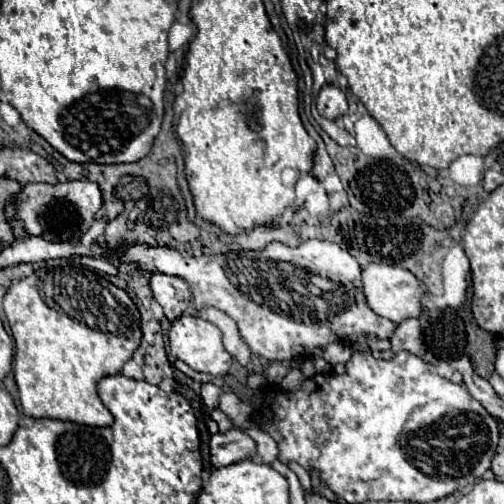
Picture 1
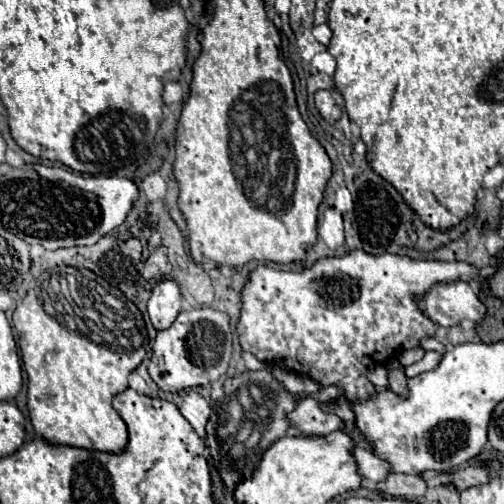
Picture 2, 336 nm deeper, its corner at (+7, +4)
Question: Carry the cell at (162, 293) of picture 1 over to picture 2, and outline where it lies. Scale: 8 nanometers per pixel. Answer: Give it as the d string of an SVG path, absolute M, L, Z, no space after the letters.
M164 279L152 289L152 297L148 301L148 315L156 329L168 329L172 321L176 321L182 311L182 295L174 281Z

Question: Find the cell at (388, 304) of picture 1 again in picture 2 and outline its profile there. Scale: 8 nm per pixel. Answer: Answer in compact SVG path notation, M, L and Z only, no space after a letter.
M464 281L438 283L416 303L434 323L444 327L460 325L464 319L480 323L486 317L484 303Z

